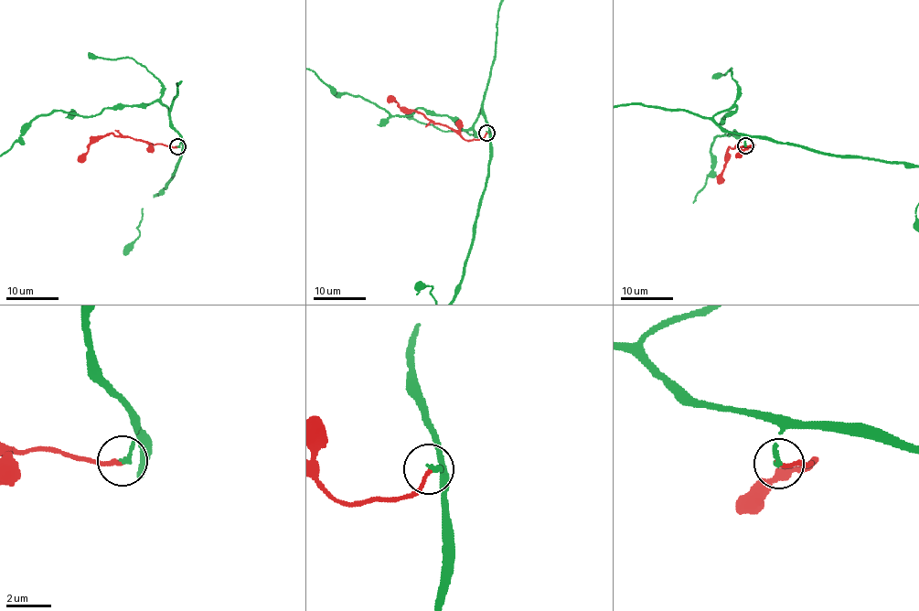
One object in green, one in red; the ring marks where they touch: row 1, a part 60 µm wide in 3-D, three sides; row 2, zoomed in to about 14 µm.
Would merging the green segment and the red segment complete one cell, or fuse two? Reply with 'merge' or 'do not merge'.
merge

